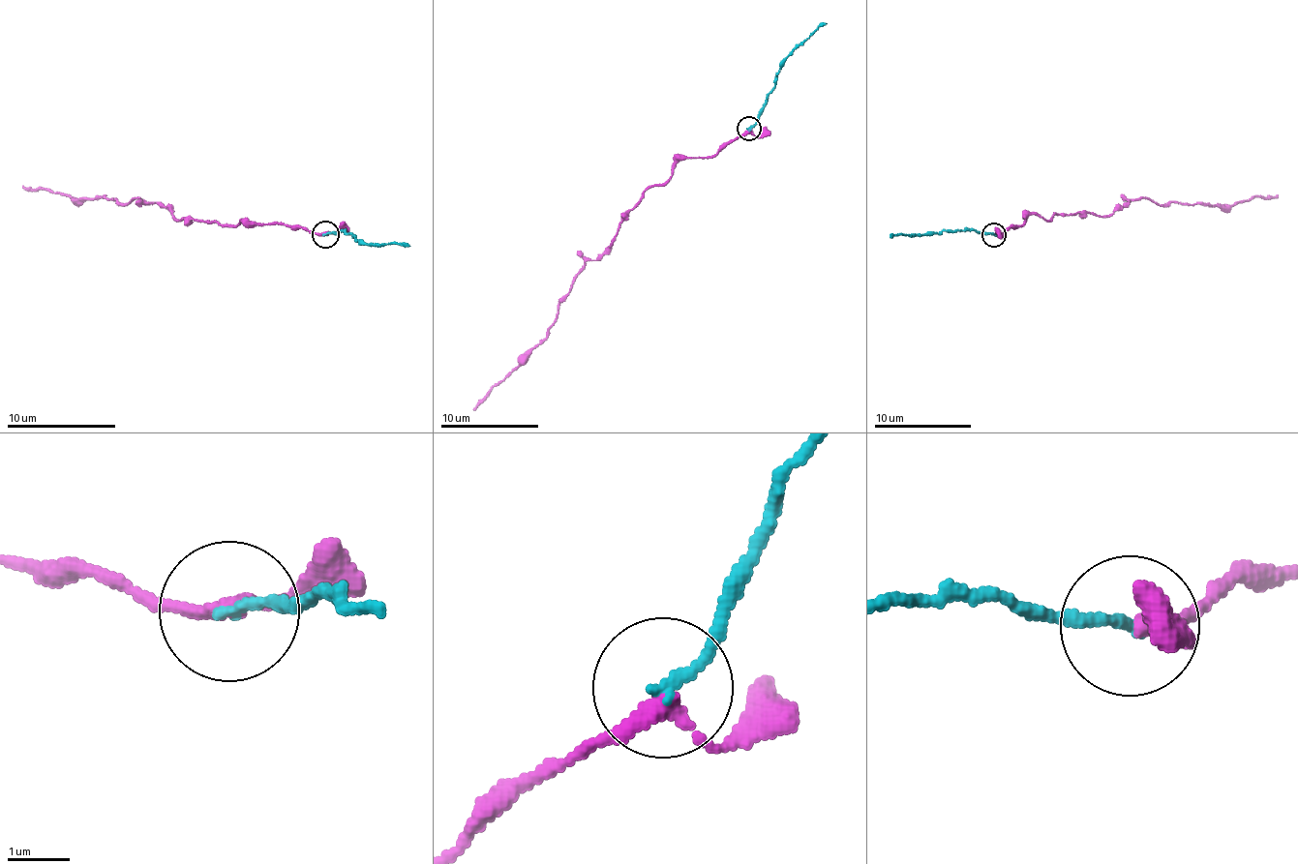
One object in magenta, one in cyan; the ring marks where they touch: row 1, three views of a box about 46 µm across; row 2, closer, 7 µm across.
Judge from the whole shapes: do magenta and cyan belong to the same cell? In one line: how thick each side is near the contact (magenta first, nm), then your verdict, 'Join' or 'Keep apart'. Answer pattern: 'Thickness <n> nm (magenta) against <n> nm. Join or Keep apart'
Thickness 220 nm (magenta) against 170 nm. Join

